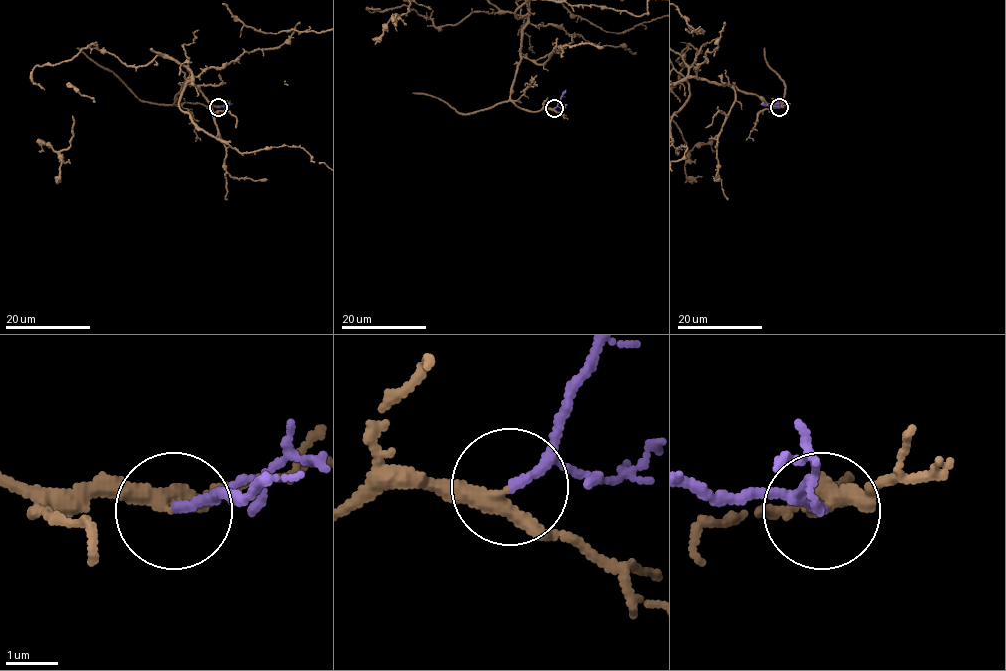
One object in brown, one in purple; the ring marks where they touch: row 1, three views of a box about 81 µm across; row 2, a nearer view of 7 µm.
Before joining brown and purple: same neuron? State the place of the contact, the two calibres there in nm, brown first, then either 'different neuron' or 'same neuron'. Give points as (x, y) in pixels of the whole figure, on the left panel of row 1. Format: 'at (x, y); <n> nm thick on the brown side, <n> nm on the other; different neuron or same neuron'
at (218, 107); 280 nm thick on the brown side, 130 nm on the other; same neuron

